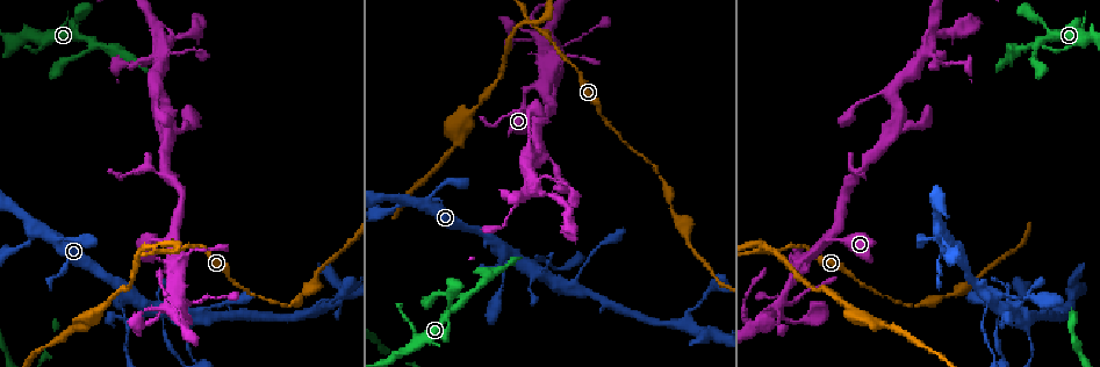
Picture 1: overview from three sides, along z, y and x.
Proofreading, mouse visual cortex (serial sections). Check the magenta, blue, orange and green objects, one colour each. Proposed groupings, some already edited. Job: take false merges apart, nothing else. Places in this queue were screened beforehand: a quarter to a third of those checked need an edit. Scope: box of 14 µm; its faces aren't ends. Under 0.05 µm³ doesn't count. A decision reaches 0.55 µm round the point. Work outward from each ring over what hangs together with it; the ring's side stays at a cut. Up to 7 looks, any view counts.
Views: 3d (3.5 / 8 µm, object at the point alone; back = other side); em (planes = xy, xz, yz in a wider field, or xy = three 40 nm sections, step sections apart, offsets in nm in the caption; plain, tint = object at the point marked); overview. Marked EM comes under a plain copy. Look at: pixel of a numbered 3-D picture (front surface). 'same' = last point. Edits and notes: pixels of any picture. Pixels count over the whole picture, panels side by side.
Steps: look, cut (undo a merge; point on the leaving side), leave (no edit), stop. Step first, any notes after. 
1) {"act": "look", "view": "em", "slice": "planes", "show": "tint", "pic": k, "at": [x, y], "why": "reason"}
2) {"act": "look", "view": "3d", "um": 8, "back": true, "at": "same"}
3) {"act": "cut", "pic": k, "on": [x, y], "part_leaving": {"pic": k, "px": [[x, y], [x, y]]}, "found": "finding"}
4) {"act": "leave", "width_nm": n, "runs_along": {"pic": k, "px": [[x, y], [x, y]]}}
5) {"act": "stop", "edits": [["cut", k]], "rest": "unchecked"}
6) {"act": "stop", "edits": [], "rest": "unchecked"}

{"act": "look", "view": "3d", "um": 3.5, "pic": 1, "at": [997, 328]}

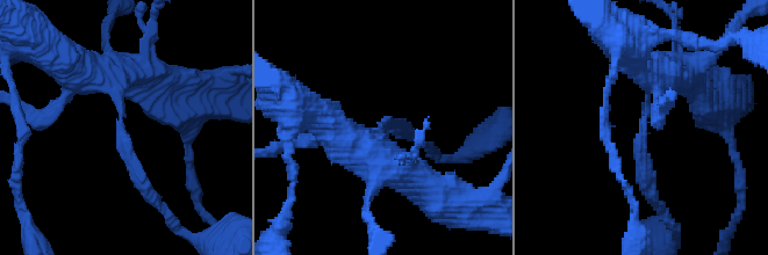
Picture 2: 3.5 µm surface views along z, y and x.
{"act": "leave", "found": "all the same cell"}

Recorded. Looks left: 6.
{"act": "look", "view": "3d", "um": 3.5, "pic": 1, "at": [538, 117]}

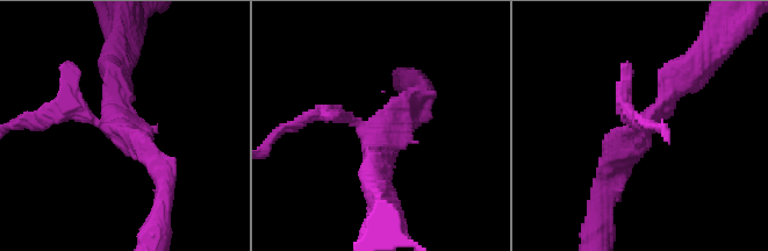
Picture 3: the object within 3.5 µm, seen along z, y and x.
{"act": "look", "view": "em", "slice": "xy", "step": 1, "show": "tint", "pic": 3, "at": [125, 128]}

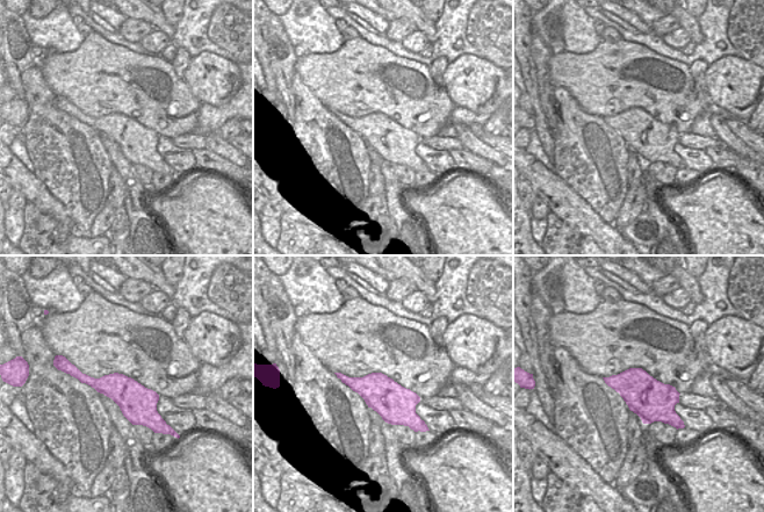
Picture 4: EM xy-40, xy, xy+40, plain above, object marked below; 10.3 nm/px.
{"act": "cut", "pic": 3, "on": [623, 86], "part_leaving": {"pic": 3, "px": [[90, 116], [57, 109], [21, 120]]}, "found": "two cells meet here"}

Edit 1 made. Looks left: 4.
{"act": "look", "view": "overview", "why": "redraw"}

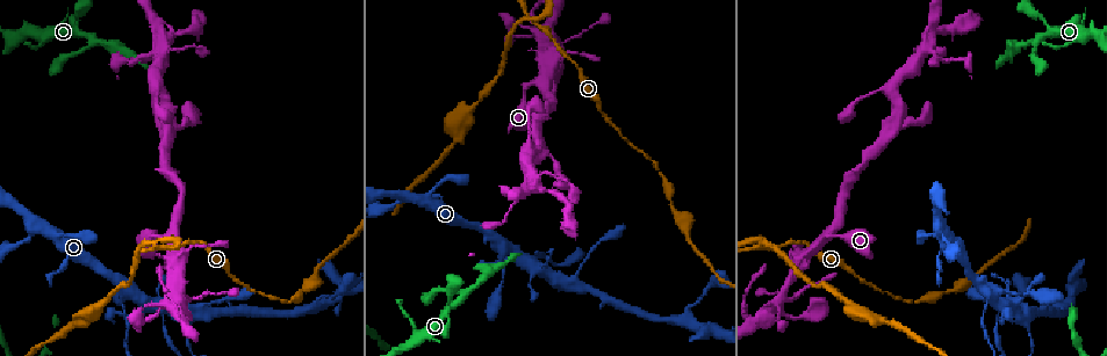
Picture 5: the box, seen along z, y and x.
{"act": "look", "view": "em", "slice": "xy", "step": 2, "show": "tint", "pic": 5, "at": [935, 53]}

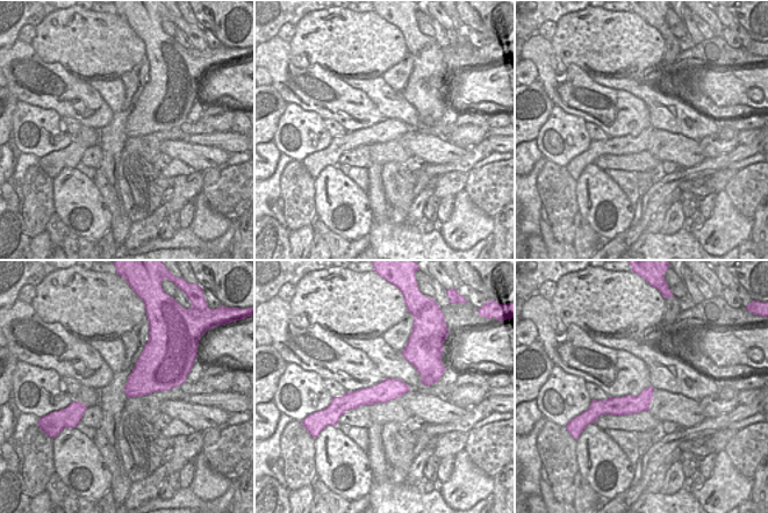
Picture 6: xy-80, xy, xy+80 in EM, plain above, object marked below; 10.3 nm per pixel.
{"act": "look", "view": "3d", "um": 3.5, "at": "same"}

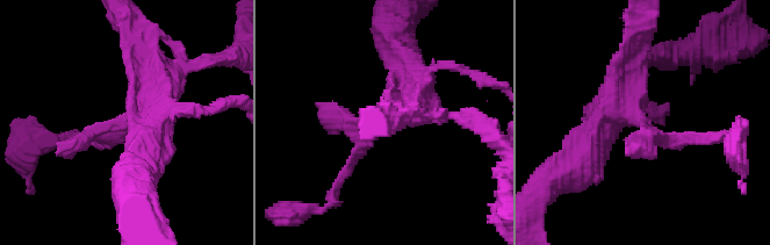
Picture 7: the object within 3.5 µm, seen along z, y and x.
{"act": "leave", "runs_along": {"pic": 6, "px": [[406, 389], [336, 402]]}, "found": "one cell here"}

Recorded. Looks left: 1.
{"act": "stop", "edits": [["cut", 3]], "rest": "unchecked"}

